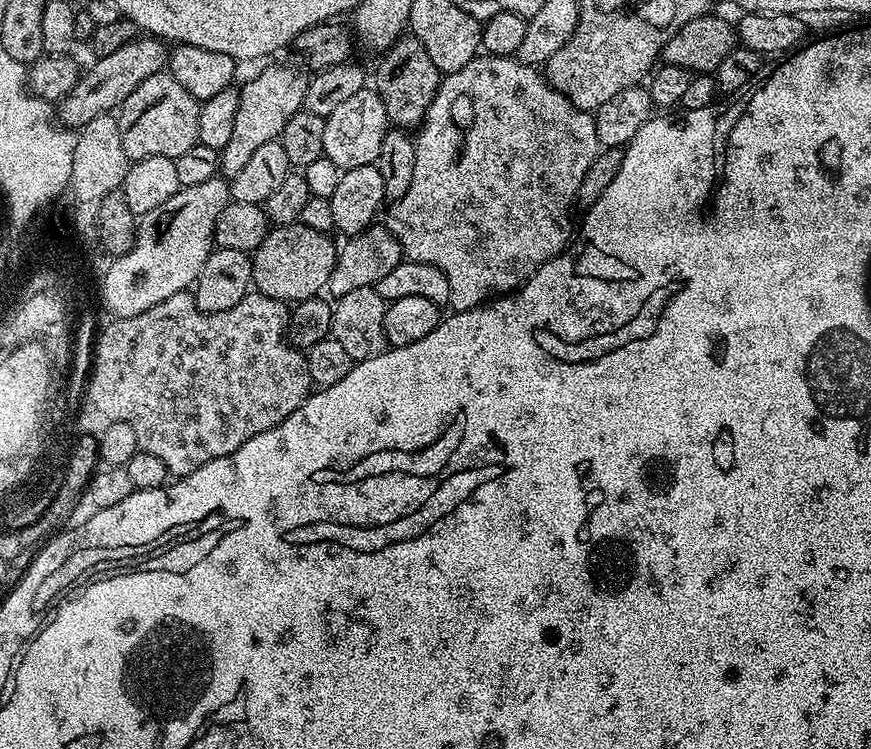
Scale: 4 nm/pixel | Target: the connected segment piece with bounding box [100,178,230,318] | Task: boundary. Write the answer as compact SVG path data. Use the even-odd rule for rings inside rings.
M217 178L202 182L202 186L181 188L170 202L162 202L158 210L139 217L132 249L111 261L100 284L100 296L111 315L119 318L142 314L142 310L166 302L170 294L191 289L213 250L218 214L229 202L229 181Z

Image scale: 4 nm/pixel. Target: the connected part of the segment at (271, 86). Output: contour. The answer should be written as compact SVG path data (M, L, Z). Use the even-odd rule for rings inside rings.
M272 64L264 68L253 80L239 85L240 101L238 115L234 118L234 130L230 142L220 152L220 172L230 178L242 171L246 161L254 155L265 142L279 140L286 122L294 113L304 108L304 95L308 89L309 77L303 76L296 68L288 64Z

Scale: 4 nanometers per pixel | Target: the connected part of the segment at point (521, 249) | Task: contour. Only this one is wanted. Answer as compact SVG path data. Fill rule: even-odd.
M487 54L477 55L476 59L462 66L462 70L449 72L441 79L434 102L430 102L430 110L415 137L415 142L414 178L410 181L410 190L406 190L406 194L402 194L402 198L389 207L392 209L388 212L386 225L401 244L403 255L407 259L429 264L442 270L442 274L446 274L446 282L450 282L450 304L457 312L478 308L493 298L517 291L520 285L525 284L550 258L554 258L568 247L574 232L572 204L574 206L577 203L583 175L590 169L590 164L602 149L596 133L595 115L583 112L581 108L574 106L574 102L570 102L558 90L554 90L554 86L548 82L547 75L539 67L526 65L516 56Z

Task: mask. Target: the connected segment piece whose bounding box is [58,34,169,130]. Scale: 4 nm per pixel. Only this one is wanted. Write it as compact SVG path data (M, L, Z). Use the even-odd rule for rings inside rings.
M147 34L137 35L129 44L124 44L114 54L99 57L92 69L85 71L72 92L62 97L58 104L58 120L63 127L79 130L90 118L115 113L134 90L146 78L165 71L169 49L165 41ZM60 107L60 108L59 108Z

